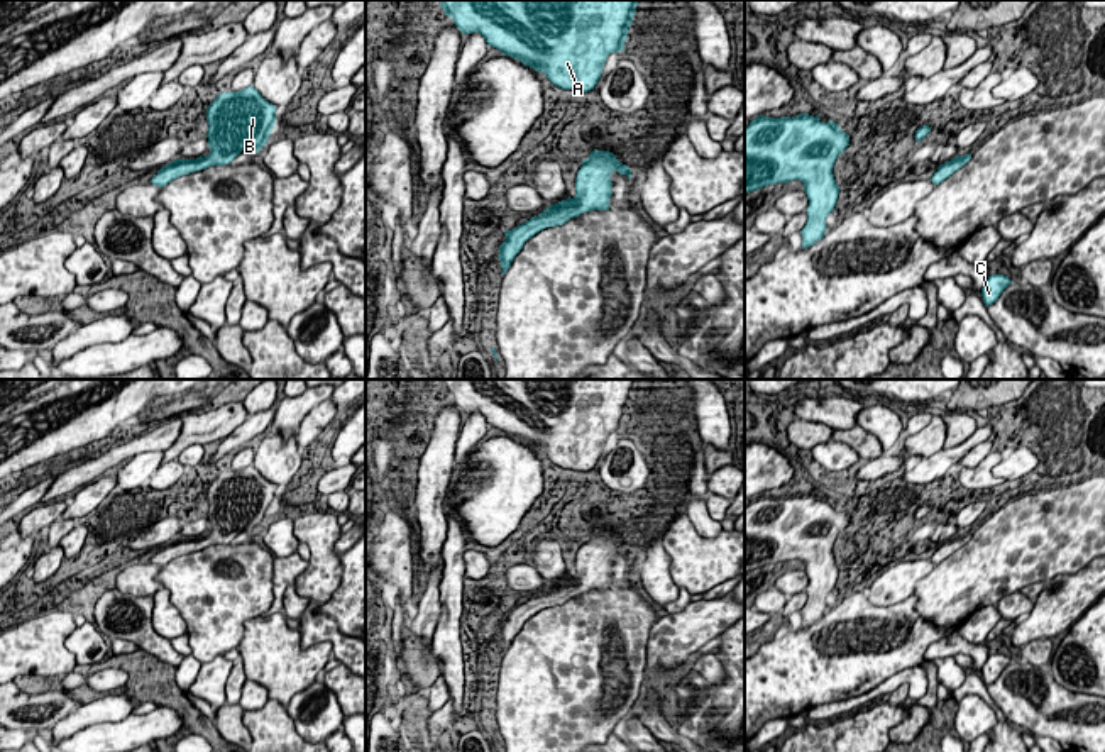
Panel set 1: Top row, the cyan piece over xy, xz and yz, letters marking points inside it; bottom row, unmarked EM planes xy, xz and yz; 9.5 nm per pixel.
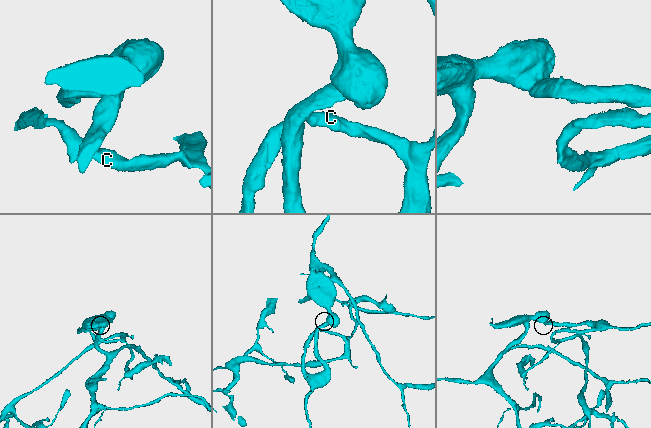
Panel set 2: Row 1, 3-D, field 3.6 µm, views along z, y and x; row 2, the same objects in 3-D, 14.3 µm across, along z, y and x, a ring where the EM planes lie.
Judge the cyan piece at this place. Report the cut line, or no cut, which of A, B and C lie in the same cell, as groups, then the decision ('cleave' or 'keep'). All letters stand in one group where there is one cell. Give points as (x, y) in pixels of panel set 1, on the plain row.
no cut; A B C; keep

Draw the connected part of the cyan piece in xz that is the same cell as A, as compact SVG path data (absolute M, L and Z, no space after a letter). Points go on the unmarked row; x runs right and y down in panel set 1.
M438 379L462 413L479 412L487 425L543 452L562 469L587 473L611 432L624 430L638 379Z

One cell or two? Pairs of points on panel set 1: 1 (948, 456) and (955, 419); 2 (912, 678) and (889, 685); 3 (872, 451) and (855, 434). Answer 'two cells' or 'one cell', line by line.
1: two cells
2: one cell
3: one cell

